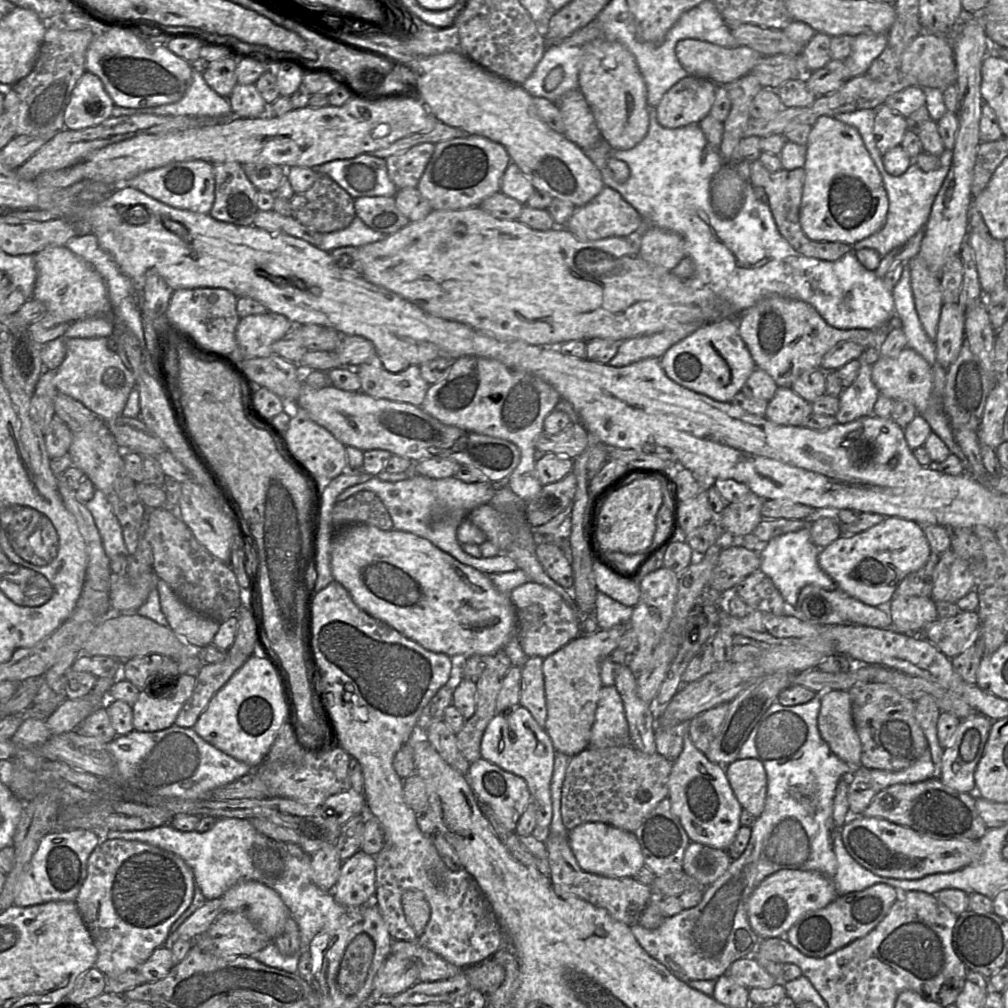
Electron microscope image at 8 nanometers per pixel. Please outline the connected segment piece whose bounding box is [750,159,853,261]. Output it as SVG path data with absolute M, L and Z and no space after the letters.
M758 159L750 163L750 177L754 186L760 186L765 190L768 196L768 204L779 232L797 252L808 257L834 261L844 254L853 251L852 246L846 243L815 241L808 238L803 232L800 223L800 207L805 179L805 169L803 167L771 172Z

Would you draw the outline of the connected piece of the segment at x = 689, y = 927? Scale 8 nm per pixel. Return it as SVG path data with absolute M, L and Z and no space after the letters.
M818 693L804 704L783 706L774 702L770 705L738 753L740 760L759 760L767 775L765 806L751 827L751 837L745 851L739 858L731 861L722 876L705 888L697 906L666 917L657 929L649 930L638 923L630 926L638 943L651 957L662 963L679 980L707 996L713 995L714 981L724 975L733 962L755 953L760 939L750 926L747 903L753 891L766 877L783 869L818 872L833 882L838 896L863 891L878 883L888 885L889 878L873 874L849 855L842 840L841 828L834 822L833 804L838 782L845 774L853 775L861 766L850 766L843 762L823 740L818 729L820 707Z

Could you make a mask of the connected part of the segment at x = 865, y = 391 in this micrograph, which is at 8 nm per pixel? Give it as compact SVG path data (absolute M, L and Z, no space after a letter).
M862 355L858 360L860 368L856 379L839 395L839 410L835 417L840 424L873 414L874 405L880 394L871 379L872 366Z

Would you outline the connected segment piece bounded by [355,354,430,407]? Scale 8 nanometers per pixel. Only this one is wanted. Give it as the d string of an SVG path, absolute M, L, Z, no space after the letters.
M377 354L358 368L355 368L355 370L361 381L361 392L376 399L410 403L421 407L430 386L422 377L418 365L409 365L400 372L391 372L386 369Z

